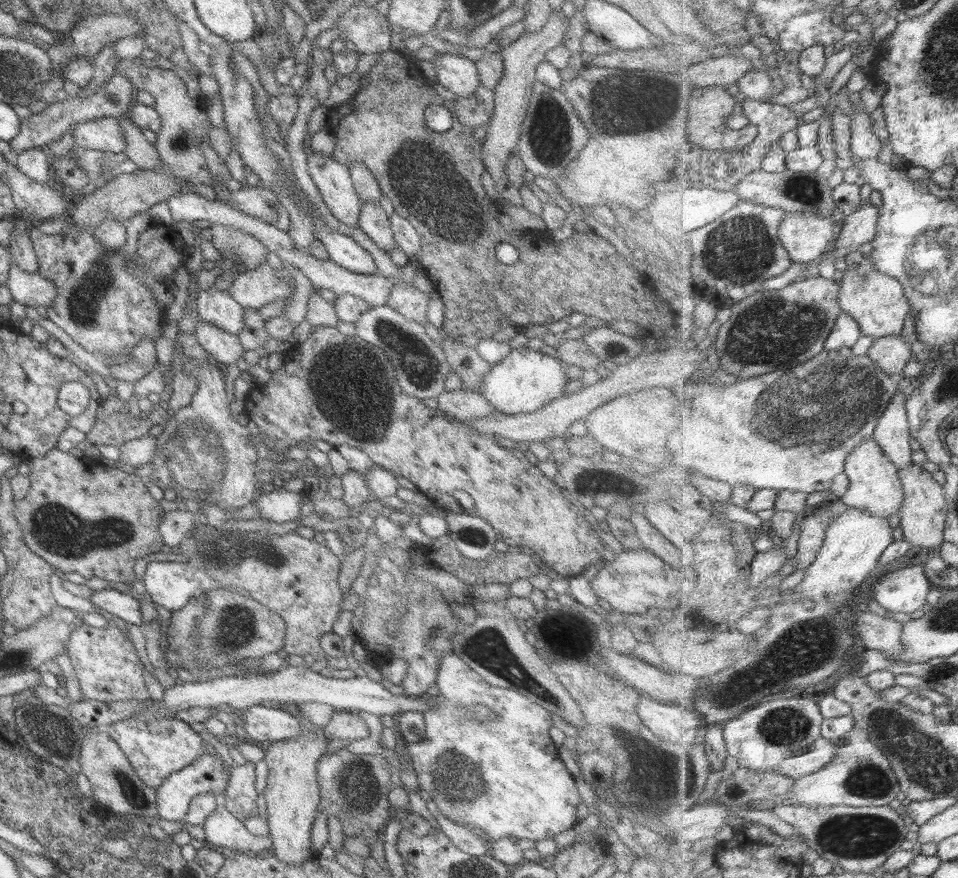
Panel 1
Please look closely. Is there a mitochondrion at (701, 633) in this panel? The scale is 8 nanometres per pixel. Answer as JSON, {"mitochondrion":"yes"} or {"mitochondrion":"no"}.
{"mitochondrion":"yes"}

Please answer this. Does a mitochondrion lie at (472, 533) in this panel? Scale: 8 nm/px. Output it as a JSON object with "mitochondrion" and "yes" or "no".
{"mitochondrion":"yes"}

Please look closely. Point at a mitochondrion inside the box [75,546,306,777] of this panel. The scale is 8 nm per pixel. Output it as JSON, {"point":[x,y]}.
{"point":[238,621]}

